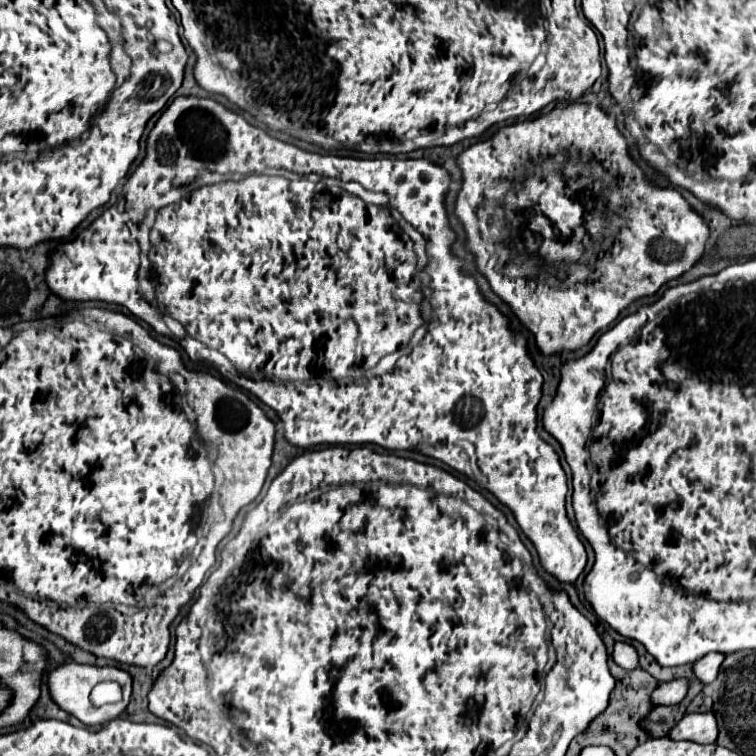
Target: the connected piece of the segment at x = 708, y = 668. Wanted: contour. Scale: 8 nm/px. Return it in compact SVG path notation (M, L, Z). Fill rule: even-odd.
M709 653L709 655L701 657L699 661L693 663L693 673L695 673L695 677L697 677L703 685L711 683L711 681L717 677L723 659L725 659L725 655L721 655L721 653Z

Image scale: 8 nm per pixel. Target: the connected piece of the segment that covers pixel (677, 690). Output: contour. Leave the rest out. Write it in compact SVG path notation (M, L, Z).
M675 679L669 683L657 685L653 691L653 705L677 705L687 693L687 681L685 679Z

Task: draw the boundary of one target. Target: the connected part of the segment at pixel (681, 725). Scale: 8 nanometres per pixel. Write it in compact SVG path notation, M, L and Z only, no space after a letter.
M689 713L671 731L673 741L693 741L693 743L715 743L717 721L713 713Z

